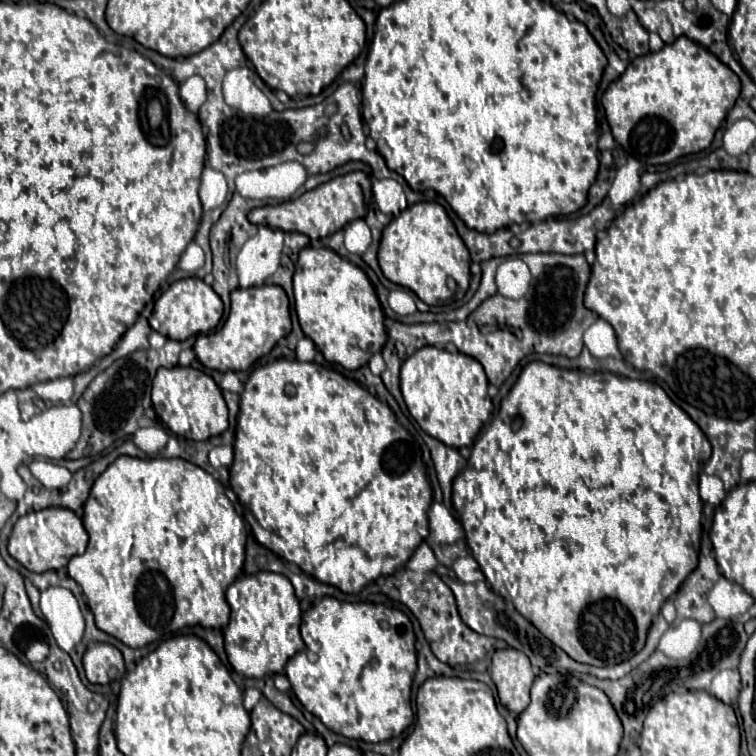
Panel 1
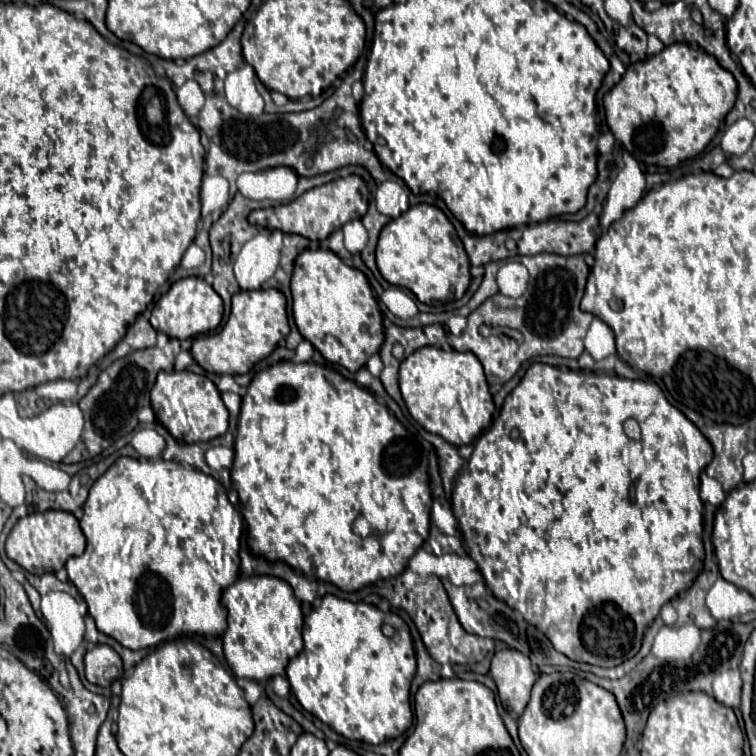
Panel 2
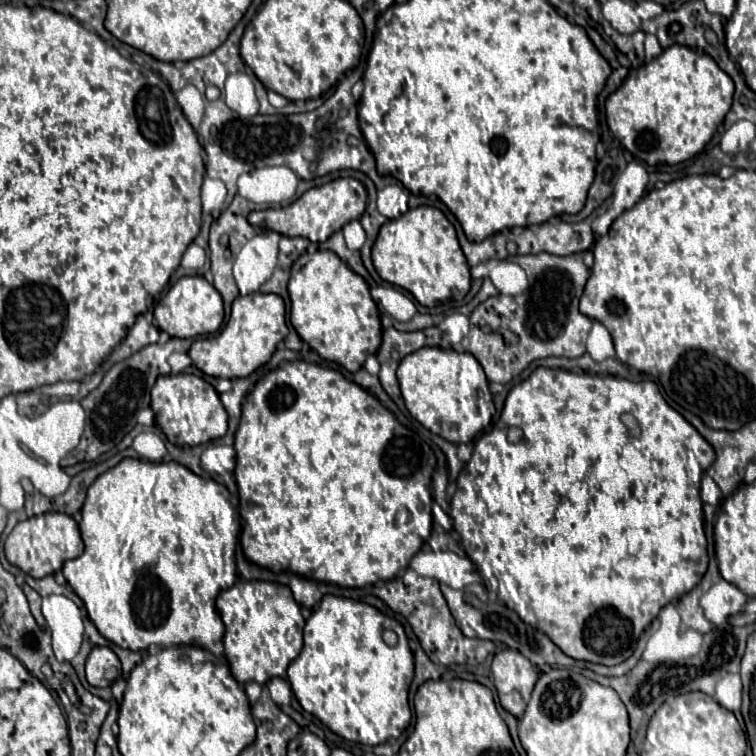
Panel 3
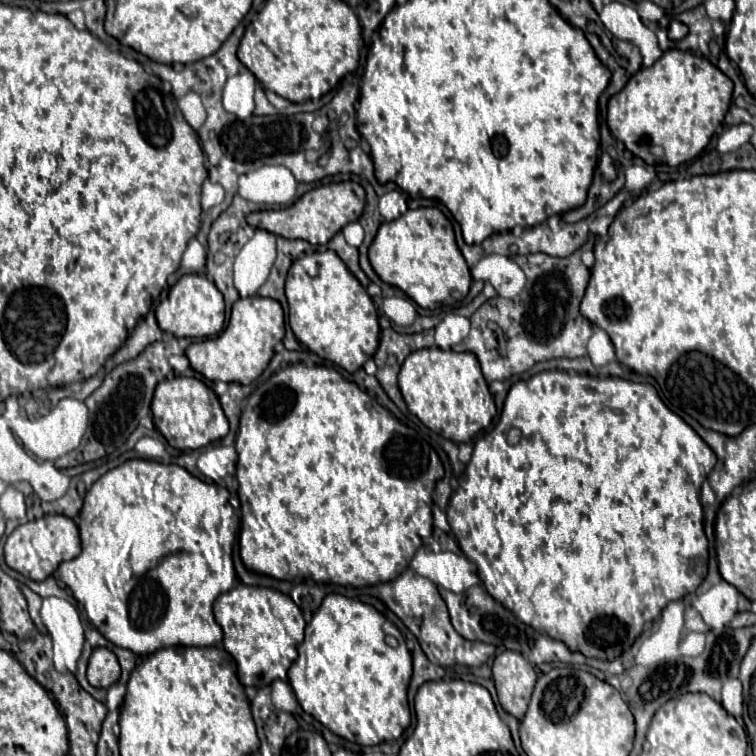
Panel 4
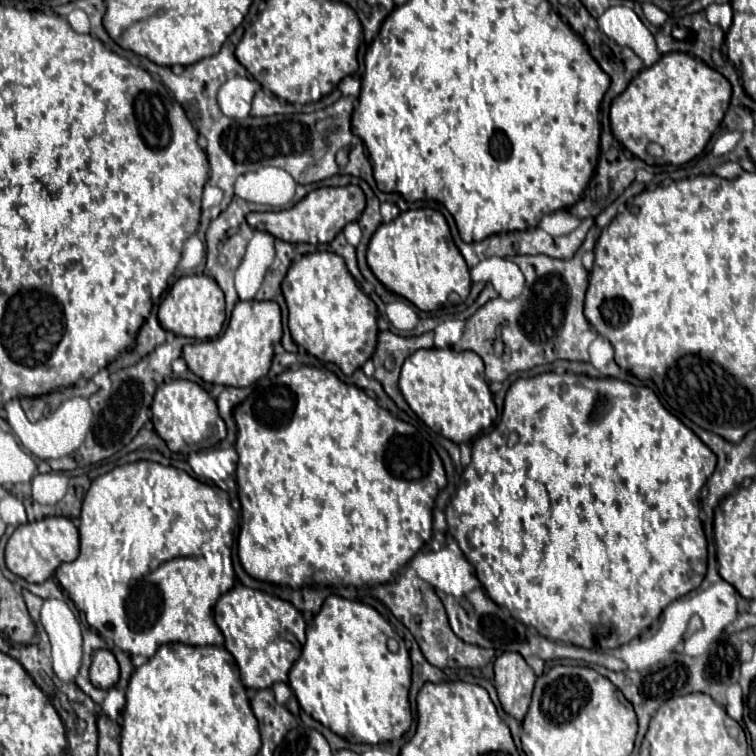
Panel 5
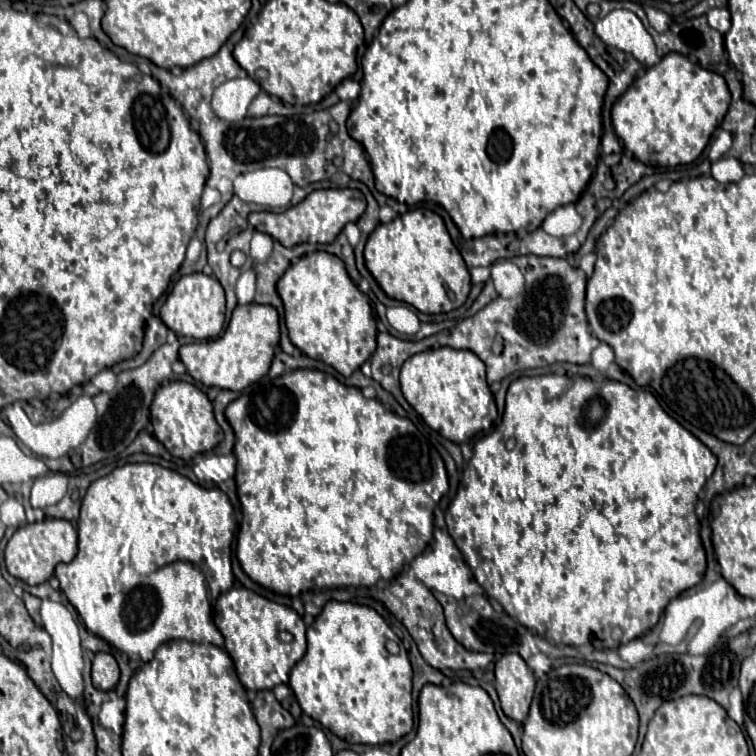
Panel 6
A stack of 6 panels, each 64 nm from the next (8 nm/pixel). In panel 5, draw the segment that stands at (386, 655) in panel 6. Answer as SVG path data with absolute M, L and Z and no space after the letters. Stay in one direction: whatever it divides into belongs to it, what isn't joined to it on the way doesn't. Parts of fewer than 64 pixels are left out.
M328 596L322 604L322 610L314 616L312 624L306 628L306 642L302 646L300 658L290 668L288 684L294 690L302 710L318 720L322 726L330 728L348 742L360 744L382 744L398 740L412 724L408 688L410 688L409 651L400 640L398 654L390 654L386 640L396 636L390 624L368 604L346 600L340 596Z

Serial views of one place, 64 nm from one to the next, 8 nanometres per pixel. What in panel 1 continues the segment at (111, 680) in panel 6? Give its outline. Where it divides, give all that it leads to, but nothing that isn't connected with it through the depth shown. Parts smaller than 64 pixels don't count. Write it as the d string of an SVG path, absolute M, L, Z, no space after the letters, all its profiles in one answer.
M96 642L90 644L86 654L84 654L84 670L86 670L86 678L92 684L108 684L108 670L116 668L124 674L124 658L122 652L106 642Z

